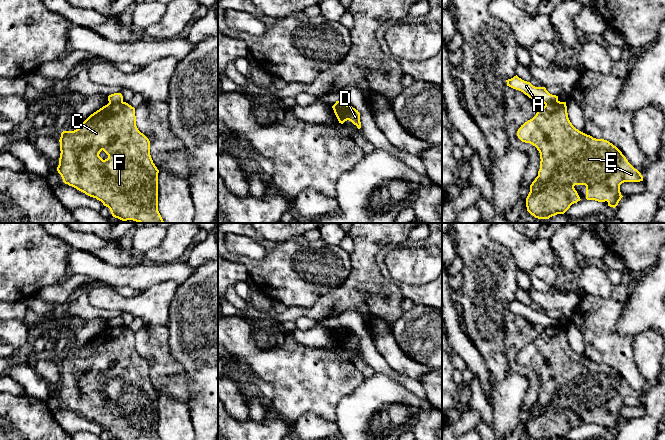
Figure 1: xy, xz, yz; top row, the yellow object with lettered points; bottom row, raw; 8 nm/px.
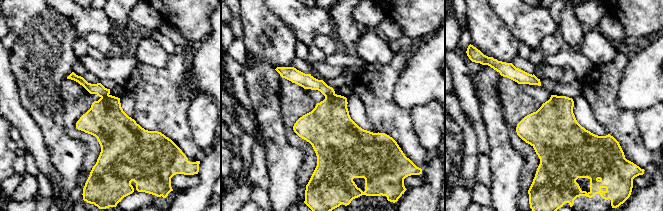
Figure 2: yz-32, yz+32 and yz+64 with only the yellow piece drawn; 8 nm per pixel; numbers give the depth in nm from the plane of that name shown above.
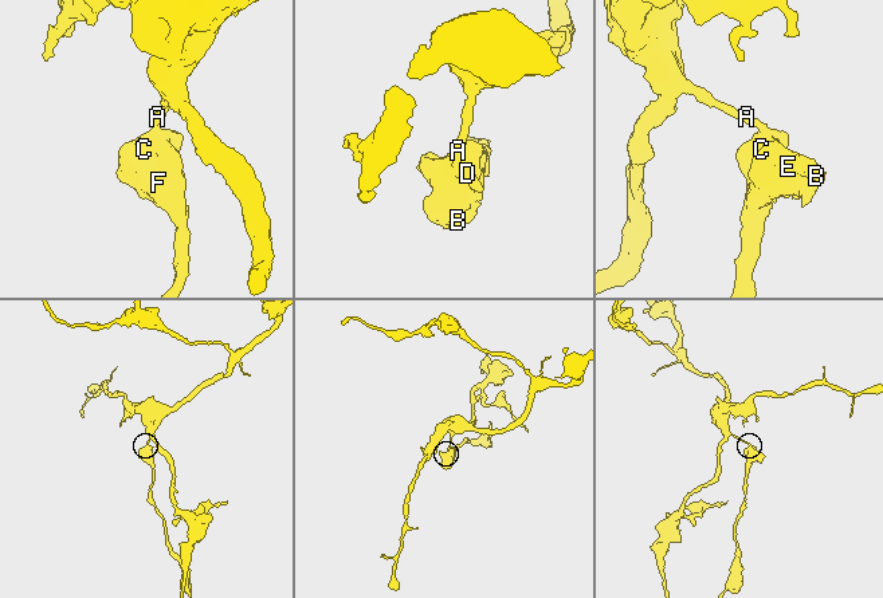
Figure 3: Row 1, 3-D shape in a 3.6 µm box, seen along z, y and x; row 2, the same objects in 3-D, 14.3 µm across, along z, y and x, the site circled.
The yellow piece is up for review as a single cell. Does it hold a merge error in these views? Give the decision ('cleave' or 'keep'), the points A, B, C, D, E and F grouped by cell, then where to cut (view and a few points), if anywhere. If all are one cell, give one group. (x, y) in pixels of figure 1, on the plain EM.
cleave | A / B C D E F | xy (122, 325), (109, 327)

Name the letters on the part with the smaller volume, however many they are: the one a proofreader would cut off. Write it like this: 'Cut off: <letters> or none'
Cut off: B, C, D, E, F

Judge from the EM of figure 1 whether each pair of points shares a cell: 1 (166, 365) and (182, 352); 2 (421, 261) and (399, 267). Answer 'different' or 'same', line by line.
1: different
2: same

